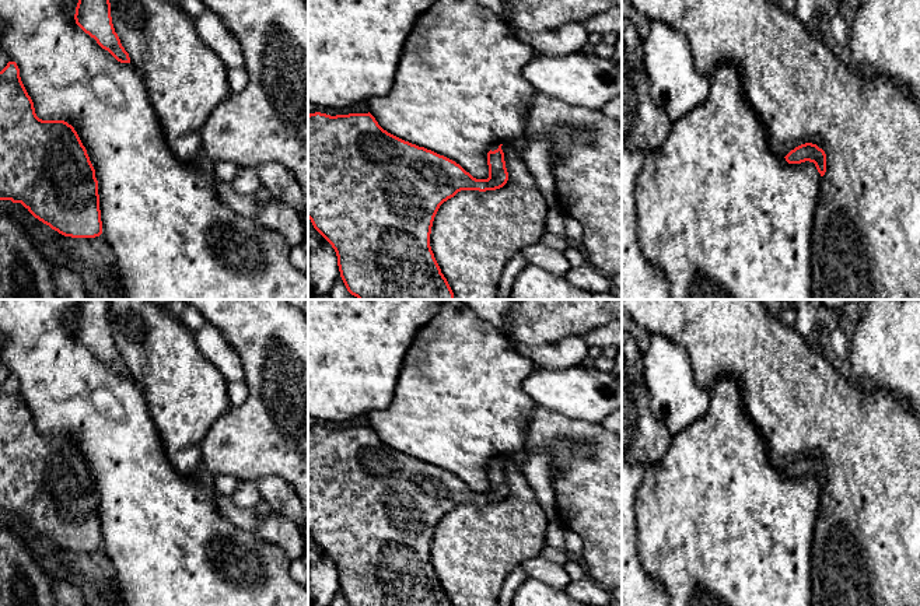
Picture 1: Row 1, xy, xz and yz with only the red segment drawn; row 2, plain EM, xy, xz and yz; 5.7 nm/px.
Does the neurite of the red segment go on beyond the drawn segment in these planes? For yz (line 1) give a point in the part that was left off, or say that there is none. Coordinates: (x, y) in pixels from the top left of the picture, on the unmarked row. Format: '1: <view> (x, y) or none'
1: none

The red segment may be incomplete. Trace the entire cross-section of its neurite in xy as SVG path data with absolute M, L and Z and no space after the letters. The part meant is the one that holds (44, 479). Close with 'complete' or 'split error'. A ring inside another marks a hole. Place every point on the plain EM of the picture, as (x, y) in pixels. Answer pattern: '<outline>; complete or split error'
M15 375L0 385L0 514L21 516L35 532L64 550L102 547L98 494L77 445L64 434L36 430Z; complete

